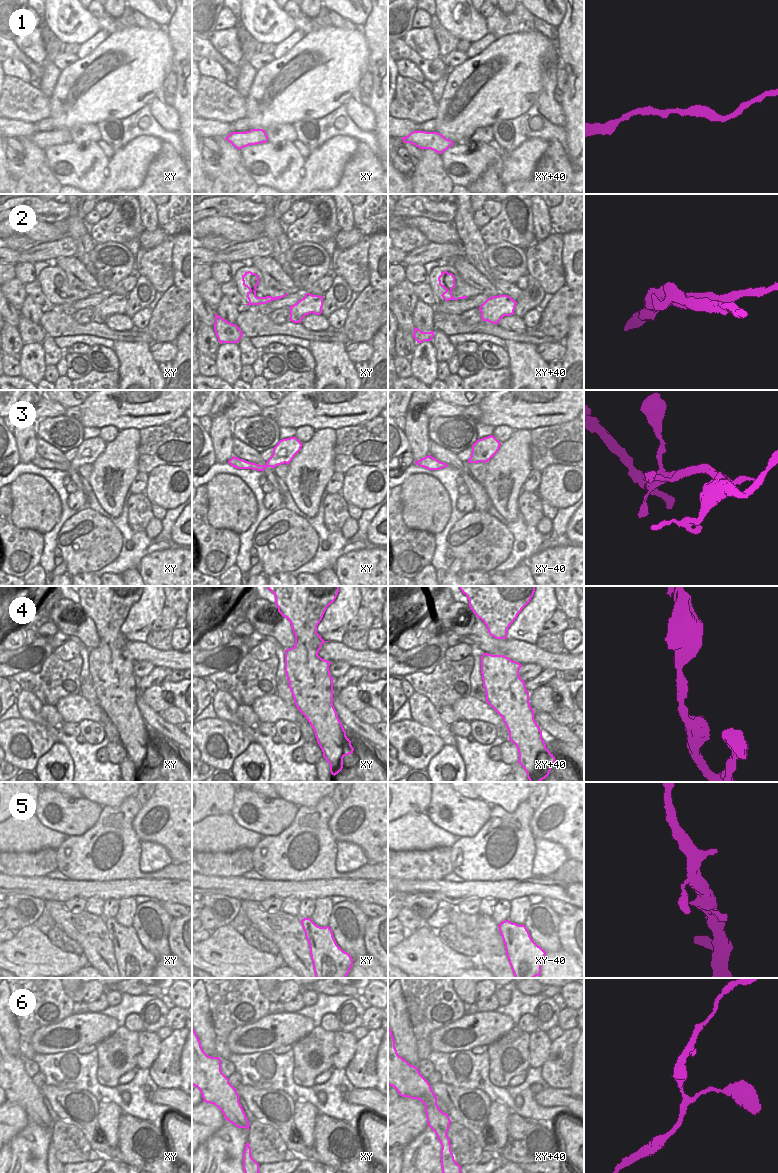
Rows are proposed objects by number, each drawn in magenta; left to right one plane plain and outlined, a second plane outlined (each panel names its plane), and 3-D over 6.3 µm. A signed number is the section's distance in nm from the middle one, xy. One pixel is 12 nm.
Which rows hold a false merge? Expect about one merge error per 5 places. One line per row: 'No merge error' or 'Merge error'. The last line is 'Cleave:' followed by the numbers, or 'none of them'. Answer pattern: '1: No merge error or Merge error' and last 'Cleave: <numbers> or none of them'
1: No merge error
2: Merge error
3: No merge error
4: No merge error
5: No merge error
6: No merge error
Cleave: 2.

